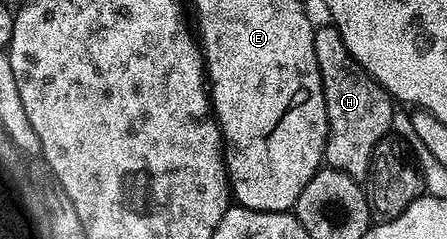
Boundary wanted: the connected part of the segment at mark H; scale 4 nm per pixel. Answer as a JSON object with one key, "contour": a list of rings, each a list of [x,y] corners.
{"contour":[[[326,29],[315,30],[312,46],[313,66],[319,75],[323,114],[327,118],[327,137],[323,139],[323,162],[330,169],[339,170],[348,179],[366,179],[375,146],[390,135],[387,133],[391,130],[392,103],[366,77],[360,76],[352,69],[345,57],[339,35],[334,29]]]}

